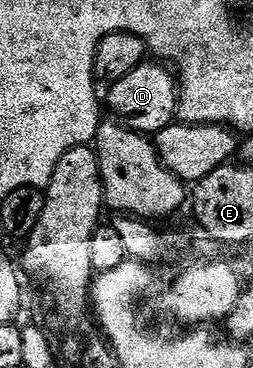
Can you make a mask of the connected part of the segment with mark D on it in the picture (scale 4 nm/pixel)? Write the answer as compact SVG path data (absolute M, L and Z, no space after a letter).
M158 61L141 63L128 77L109 84L104 103L110 106L115 120L130 131L139 131L141 135L153 137L160 129L175 122L178 113L178 81L175 72L169 66Z

